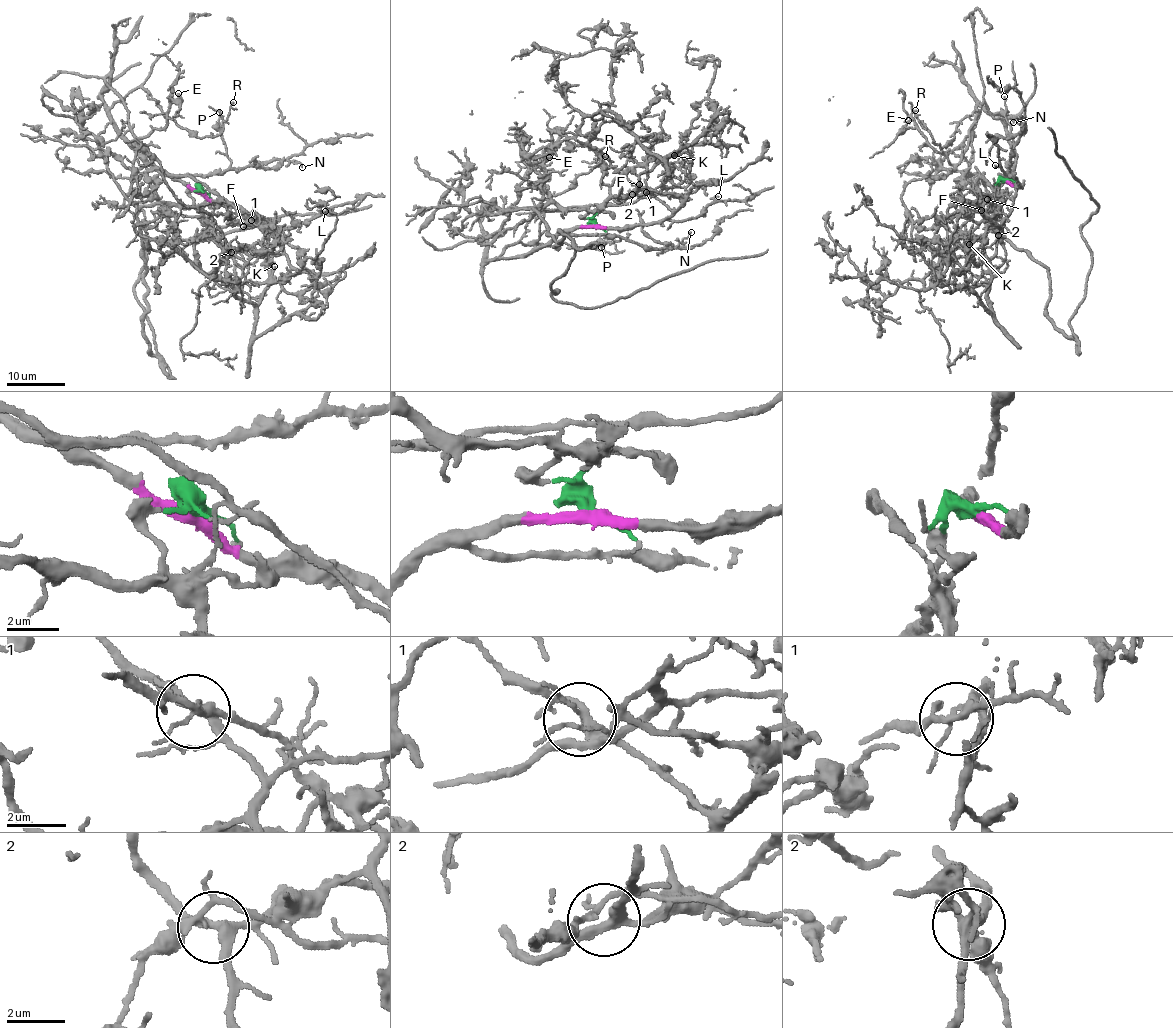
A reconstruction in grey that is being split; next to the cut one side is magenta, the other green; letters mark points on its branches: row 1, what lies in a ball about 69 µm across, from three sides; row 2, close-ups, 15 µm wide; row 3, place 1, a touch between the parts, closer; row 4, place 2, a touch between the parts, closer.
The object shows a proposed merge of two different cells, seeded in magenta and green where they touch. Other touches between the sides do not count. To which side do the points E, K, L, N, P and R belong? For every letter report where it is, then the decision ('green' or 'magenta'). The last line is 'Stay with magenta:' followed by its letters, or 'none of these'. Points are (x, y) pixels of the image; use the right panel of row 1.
E: (908, 120) | magenta
K: (969, 244) | green
L: (995, 165) | magenta
N: (1013, 122) | magenta
P: (1004, 96) | magenta
R: (915, 110) | magenta
Stay with magenta: E, L, N, P, R

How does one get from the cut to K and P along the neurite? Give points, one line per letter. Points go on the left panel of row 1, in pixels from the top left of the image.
K: (200, 191), (205, 195), (203, 219), (217, 242), (232, 253), (235, 275), (246, 282), (263, 282), (275, 266)
P: (200, 191), (190, 190), (177, 177), (221, 174), (229, 167), (230, 159), (218, 120), (220, 112)

